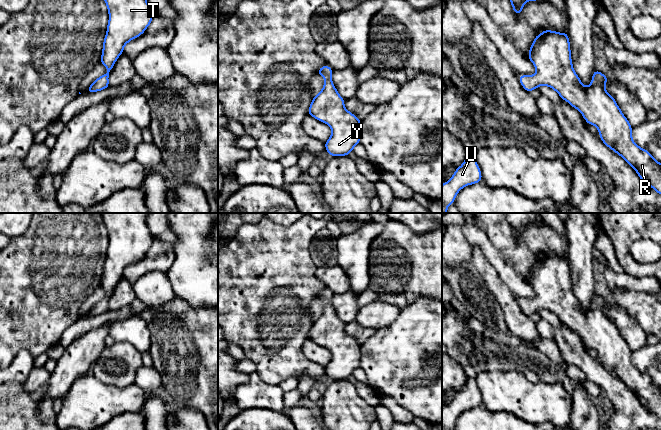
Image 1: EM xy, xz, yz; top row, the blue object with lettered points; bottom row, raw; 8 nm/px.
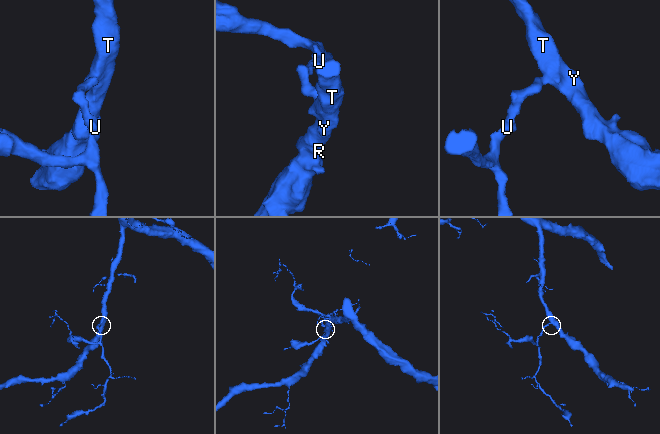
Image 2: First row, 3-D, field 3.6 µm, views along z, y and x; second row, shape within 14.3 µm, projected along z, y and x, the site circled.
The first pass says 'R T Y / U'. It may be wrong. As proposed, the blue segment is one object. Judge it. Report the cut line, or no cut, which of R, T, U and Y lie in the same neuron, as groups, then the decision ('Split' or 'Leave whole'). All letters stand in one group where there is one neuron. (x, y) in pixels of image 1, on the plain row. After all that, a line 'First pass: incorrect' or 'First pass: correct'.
No split. Groups: R T U Y. Leave whole
First pass: incorrect

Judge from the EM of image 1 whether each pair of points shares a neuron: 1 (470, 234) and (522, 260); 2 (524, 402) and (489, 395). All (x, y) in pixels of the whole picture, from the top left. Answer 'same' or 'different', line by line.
1: different
2: same

